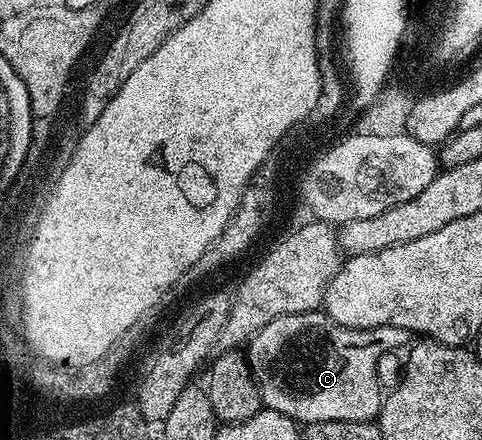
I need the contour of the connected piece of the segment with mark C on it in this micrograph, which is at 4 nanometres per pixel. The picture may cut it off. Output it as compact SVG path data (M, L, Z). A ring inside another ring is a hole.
M311 310L270 320L248 339L246 357L260 387L260 401L267 409L282 412L297 424L371 422L379 419L382 405L380 361L391 350L403 351L408 338L406 328L355 330L339 326L327 313Z

